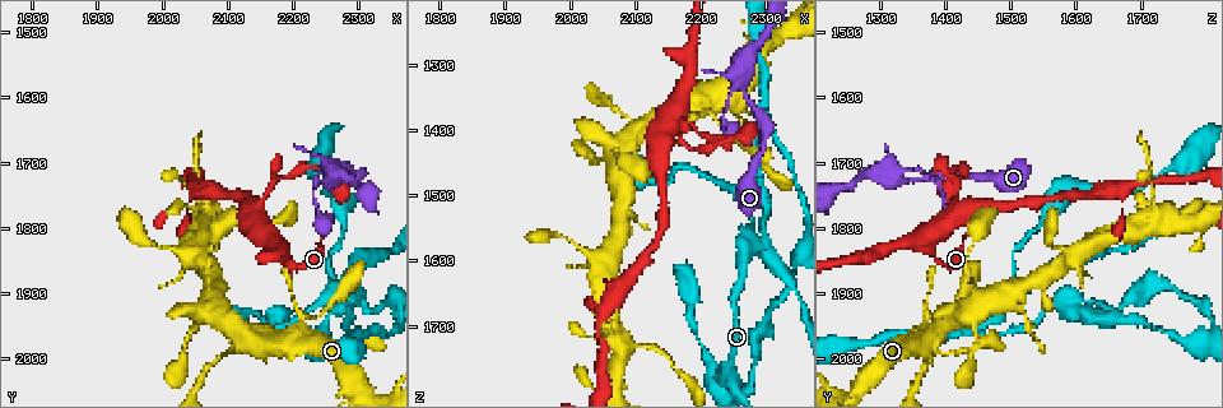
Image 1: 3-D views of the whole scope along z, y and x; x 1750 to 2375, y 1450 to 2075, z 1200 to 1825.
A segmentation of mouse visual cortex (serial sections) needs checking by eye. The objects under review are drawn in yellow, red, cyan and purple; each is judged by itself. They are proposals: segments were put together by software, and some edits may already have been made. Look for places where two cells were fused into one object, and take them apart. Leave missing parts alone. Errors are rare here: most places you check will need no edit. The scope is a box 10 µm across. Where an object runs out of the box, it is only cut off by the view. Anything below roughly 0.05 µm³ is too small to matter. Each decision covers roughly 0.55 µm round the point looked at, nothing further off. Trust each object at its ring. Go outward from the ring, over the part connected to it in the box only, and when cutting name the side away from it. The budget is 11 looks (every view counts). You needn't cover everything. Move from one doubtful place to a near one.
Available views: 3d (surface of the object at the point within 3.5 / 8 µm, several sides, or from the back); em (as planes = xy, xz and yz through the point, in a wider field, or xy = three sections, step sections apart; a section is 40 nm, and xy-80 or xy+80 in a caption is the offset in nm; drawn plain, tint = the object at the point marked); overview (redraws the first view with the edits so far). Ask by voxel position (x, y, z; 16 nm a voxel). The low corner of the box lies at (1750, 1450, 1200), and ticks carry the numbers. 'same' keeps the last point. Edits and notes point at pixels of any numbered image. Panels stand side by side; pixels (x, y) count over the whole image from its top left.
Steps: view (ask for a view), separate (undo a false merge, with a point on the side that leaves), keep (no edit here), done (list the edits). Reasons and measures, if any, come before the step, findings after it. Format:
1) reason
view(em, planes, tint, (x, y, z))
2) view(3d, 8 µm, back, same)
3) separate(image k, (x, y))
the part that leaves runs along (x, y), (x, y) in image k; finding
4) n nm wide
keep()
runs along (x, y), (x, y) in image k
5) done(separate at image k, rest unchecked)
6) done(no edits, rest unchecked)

thin neck
view(3d, 3.5 µm, (2135, 1965, 1385))

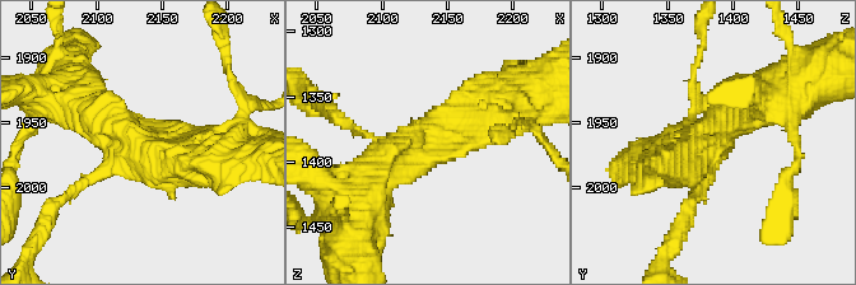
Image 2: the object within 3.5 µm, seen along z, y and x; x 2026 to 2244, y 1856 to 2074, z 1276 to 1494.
3 arms; arms of 100, 500, 500 nm
view(em, planes, tint, (2132, 1968, 1384))

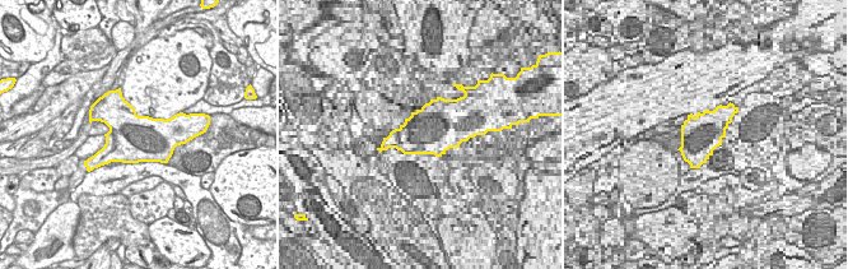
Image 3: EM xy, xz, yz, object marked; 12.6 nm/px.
keep()
one cell here

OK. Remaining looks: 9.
view(3d, 3.5 µm, (2150, 1770, 1420))

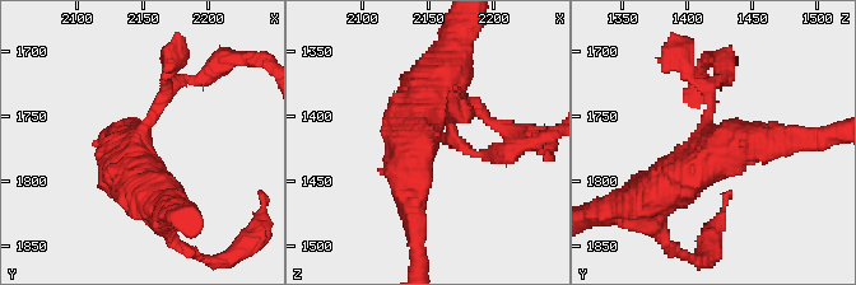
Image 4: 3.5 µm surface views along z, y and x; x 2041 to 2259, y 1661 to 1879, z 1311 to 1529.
3 arms; arms of 200, 400, 600 nm
view(em, xy, step 5, tint, (2142, 1772, 1418))

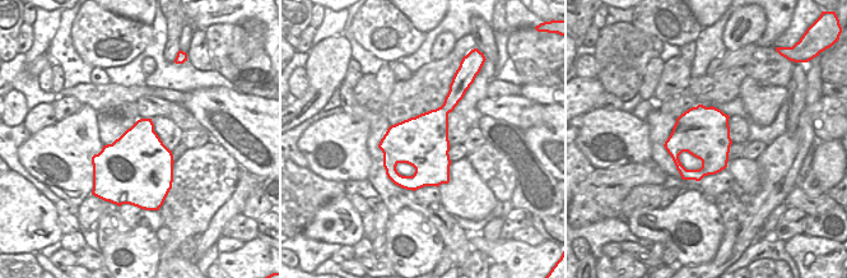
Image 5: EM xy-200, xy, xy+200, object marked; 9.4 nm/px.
keep()
all the same cell

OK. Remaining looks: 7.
side arm on a straight run
view(3d, 3.5 µm, (2260, 1720, 1325))

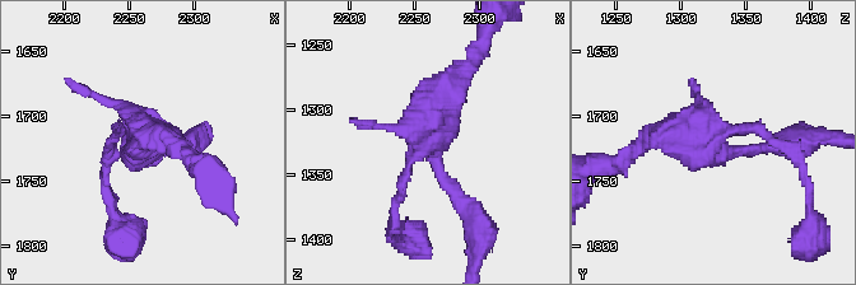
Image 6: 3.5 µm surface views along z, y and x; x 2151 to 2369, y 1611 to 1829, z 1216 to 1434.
view(em, xy, step 3, tint, (2260, 1720, 1324))

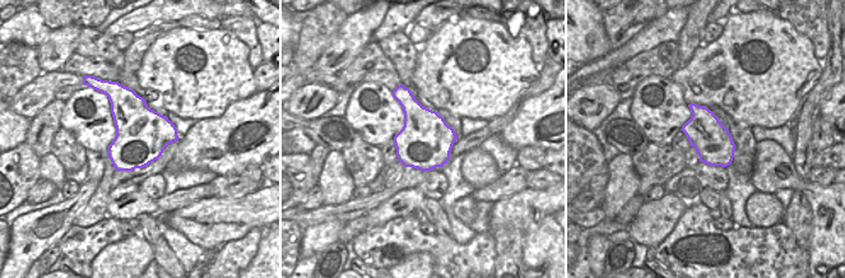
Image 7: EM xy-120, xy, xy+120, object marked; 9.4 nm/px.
keep()
runs along (469, 205), (426, 140), (461, 69) in image 6; one cell here

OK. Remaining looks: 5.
four arms meet
view(3d, 3.5 µm, (2095, 1790, 1730))

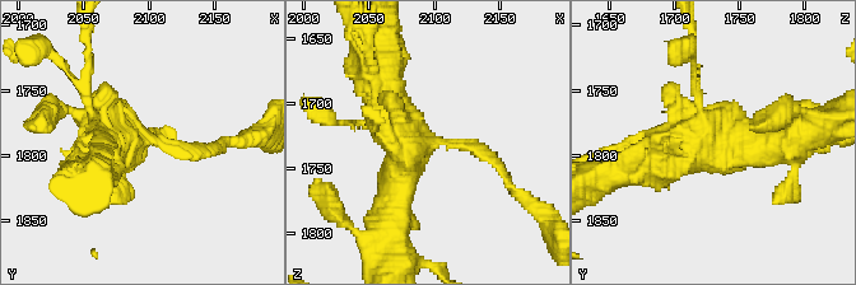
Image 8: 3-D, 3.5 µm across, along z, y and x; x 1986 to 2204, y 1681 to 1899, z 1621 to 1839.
shape alone is not enough
view(em, planes, tint, (2092, 1786, 1728))

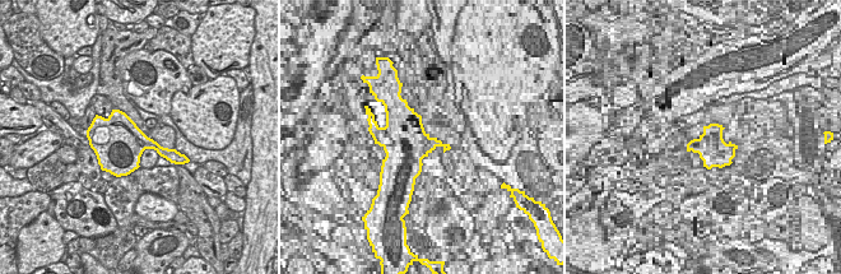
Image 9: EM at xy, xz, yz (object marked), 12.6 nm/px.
keep()
runs along (636, 166), (711, 139), (786, 139) in image 8; all the same cell

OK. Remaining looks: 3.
done(no edits, rest unchecked)

